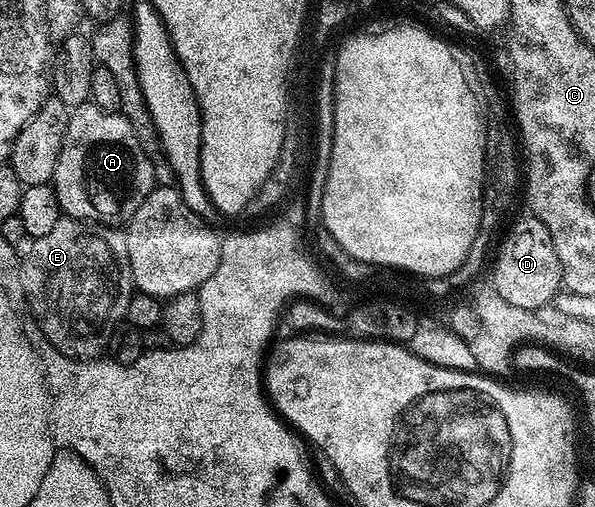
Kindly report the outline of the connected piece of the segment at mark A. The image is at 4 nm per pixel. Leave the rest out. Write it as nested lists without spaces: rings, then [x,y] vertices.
[[[91,103],[77,105],[68,114],[68,126],[58,155],[56,170],[50,182],[58,195],[58,203],[63,216],[76,217],[79,221],[97,223],[115,222],[115,217],[124,209],[123,216],[130,218],[153,189],[157,188],[156,168],[150,163],[145,146],[140,144],[134,127],[119,113],[102,111],[102,107]]]

